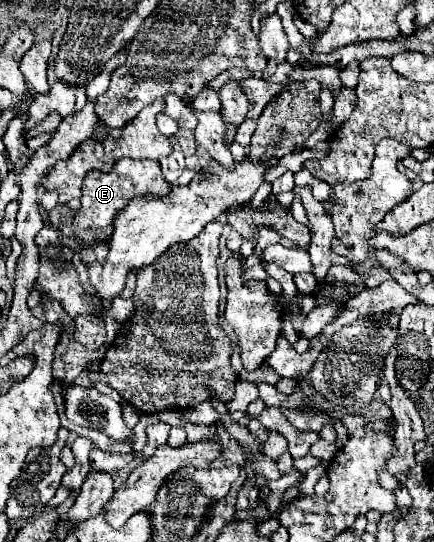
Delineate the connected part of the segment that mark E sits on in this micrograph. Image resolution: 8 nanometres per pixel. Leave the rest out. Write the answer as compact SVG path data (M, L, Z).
M120 159L116 161L110 173L90 171L84 177L80 213L72 213L68 211L68 207L54 207L50 211L50 223L56 225L64 235L70 235L70 237L78 235L86 247L92 247L92 245L108 241L114 229L112 221L116 219L116 213L120 213L120 209L124 209L124 205L128 205L132 197L146 195L146 193L164 195L164 193L170 193L170 189L172 185L162 177L160 163L150 159Z

